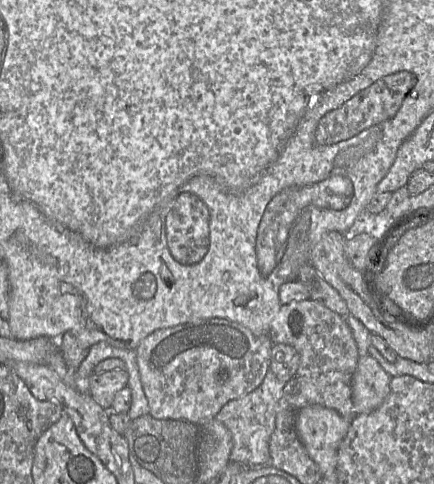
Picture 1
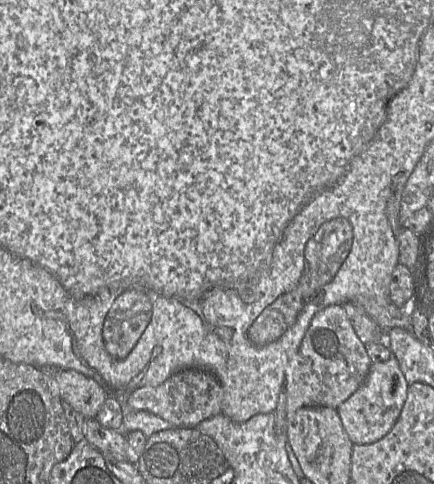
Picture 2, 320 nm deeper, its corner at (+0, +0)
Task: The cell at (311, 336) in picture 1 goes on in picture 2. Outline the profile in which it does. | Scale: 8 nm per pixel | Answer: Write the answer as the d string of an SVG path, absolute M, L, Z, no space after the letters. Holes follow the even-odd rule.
M330 305L312 318L298 352L285 374L287 421L303 407L337 409L364 382L371 366L365 345L355 333L342 305Z

